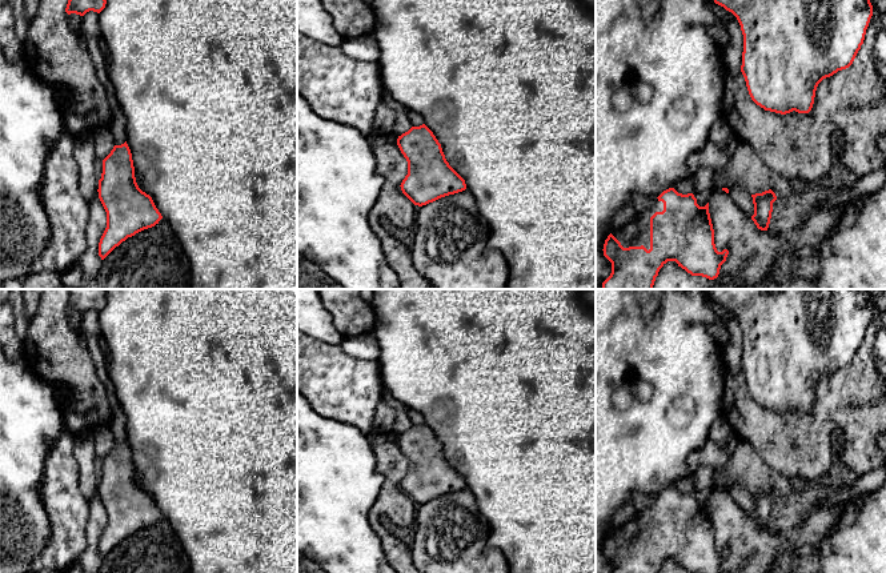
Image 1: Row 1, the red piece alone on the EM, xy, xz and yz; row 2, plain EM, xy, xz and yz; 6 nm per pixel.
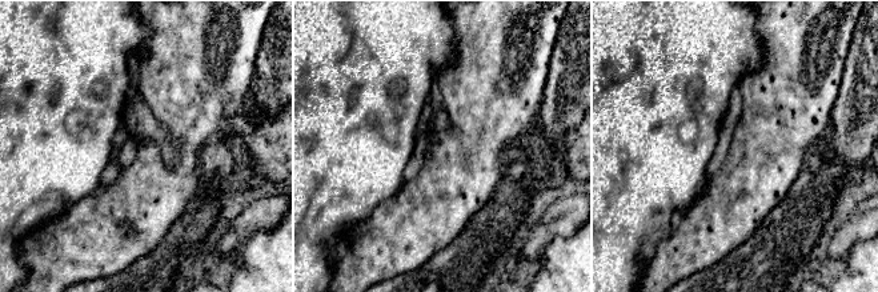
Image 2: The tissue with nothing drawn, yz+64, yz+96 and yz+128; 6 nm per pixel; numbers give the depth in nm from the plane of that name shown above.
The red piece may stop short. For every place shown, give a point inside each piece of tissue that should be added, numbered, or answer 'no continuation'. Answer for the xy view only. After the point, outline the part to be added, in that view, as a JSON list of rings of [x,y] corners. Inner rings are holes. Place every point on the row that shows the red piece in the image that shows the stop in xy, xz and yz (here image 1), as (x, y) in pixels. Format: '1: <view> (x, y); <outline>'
no continuation

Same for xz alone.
no continuation

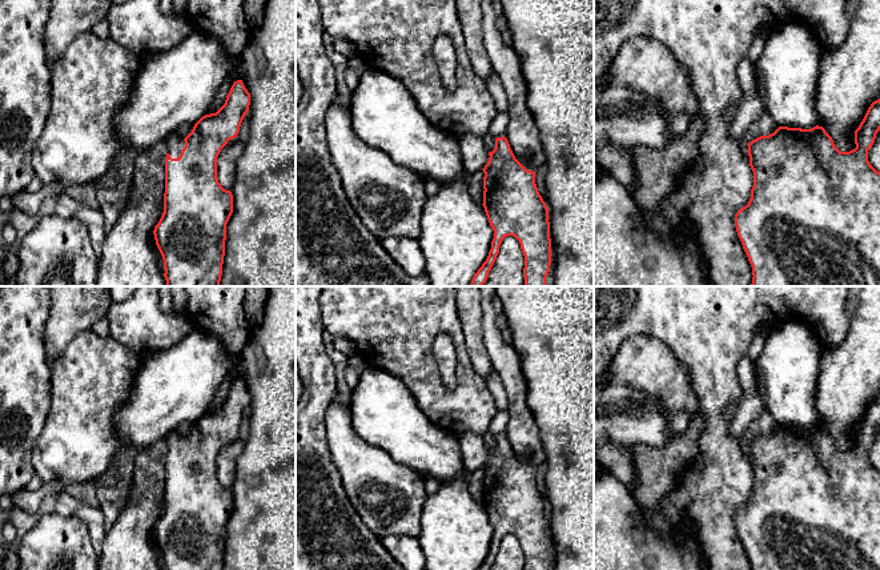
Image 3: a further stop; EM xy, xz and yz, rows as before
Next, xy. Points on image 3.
1: xy (175, 144); [[[176,132],[173,135],[170,135],[166,140],[165,140],[166,145],[168,145],[168,153],[170,154],[172,158],[178,158],[181,154],[181,150],[185,146],[185,141],[184,139],[180,139]]]

